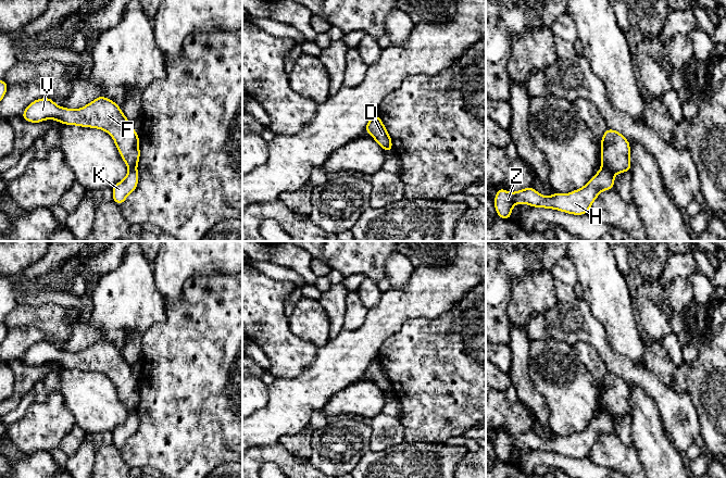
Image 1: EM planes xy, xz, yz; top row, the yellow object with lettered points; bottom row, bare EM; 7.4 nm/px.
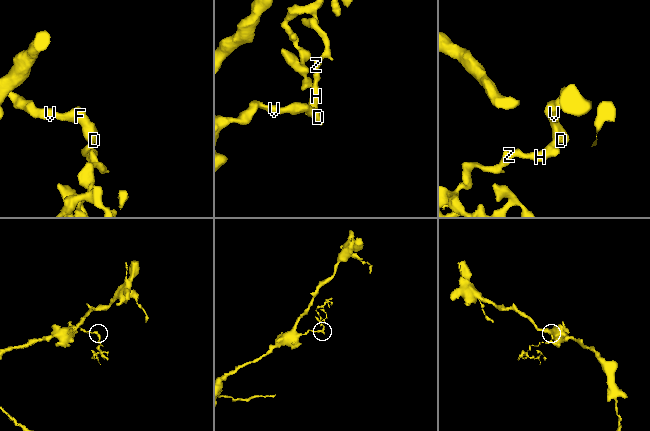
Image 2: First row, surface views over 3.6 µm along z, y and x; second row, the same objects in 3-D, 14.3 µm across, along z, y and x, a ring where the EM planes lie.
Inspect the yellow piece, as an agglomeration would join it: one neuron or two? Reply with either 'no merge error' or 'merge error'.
merge error

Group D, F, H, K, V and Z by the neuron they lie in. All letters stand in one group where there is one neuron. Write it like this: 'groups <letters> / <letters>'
groups D F V / H K Z

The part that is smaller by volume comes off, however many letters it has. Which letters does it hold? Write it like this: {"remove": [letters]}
{"remove": ["H", "K", "Z"]}

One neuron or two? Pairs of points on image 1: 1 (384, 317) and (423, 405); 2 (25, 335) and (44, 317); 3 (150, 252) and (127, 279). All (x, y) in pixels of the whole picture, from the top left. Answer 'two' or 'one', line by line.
1: two
2: two
3: two

